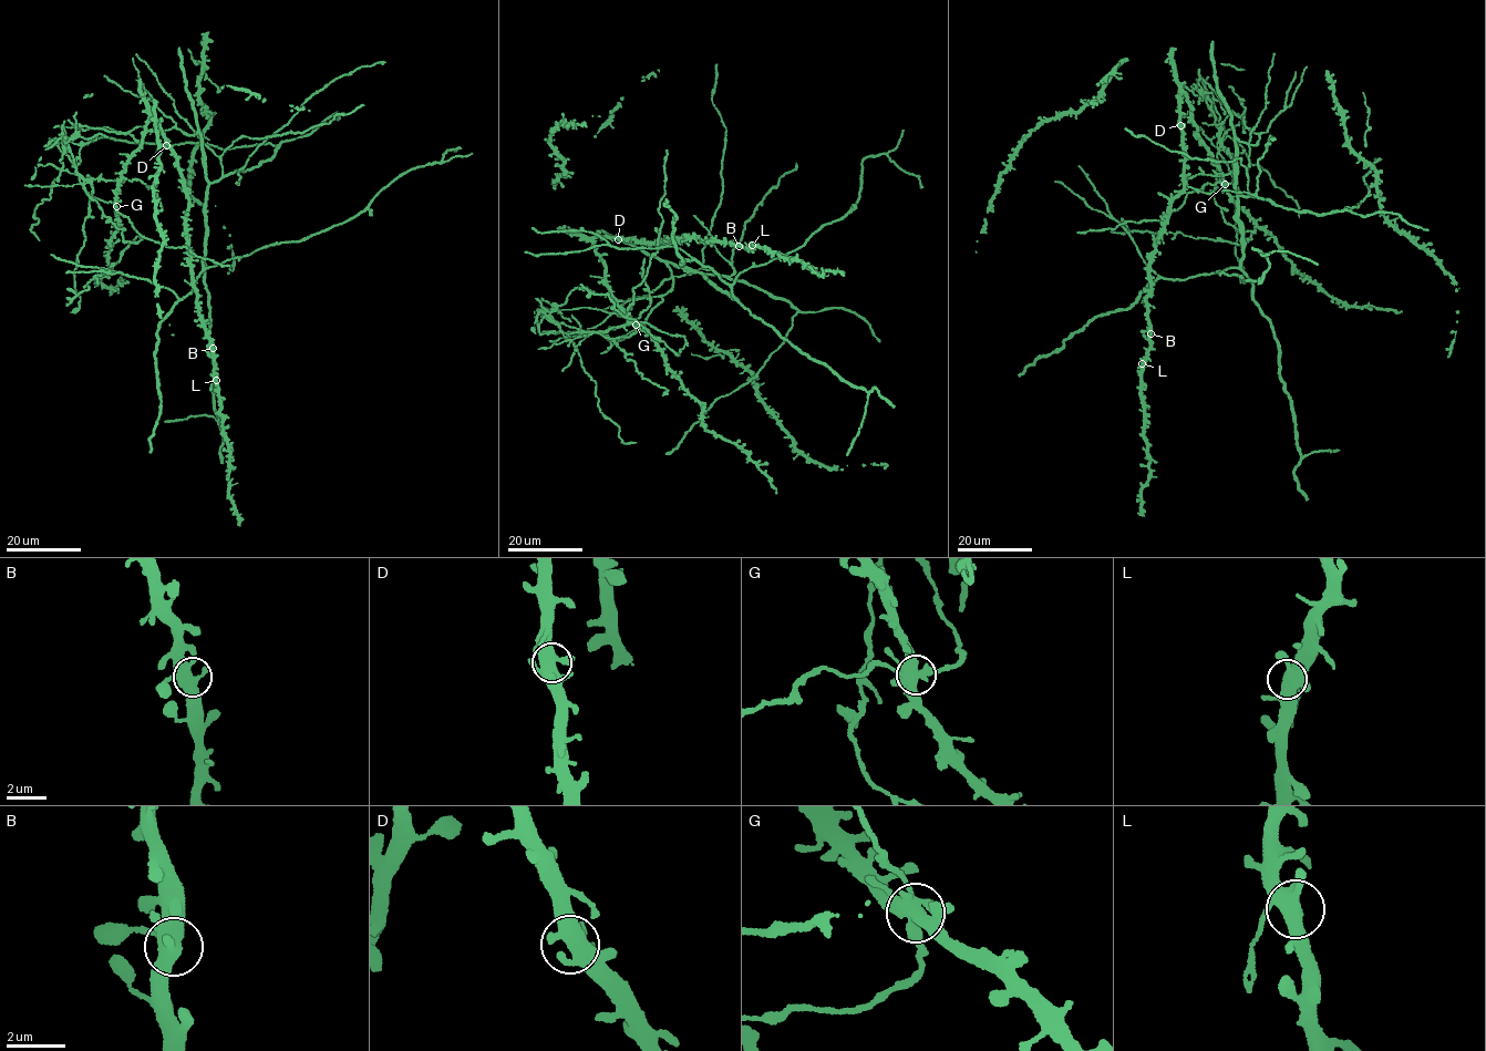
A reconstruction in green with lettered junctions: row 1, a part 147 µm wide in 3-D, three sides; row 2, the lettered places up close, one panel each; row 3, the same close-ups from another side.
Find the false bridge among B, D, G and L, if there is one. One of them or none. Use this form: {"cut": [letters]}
{"cut": ["G"]}

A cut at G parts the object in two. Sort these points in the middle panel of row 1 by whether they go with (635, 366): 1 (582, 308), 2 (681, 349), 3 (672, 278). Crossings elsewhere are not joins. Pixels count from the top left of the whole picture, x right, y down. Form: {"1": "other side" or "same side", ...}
{"1": "other side", "2": "same side", "3": "other side"}

